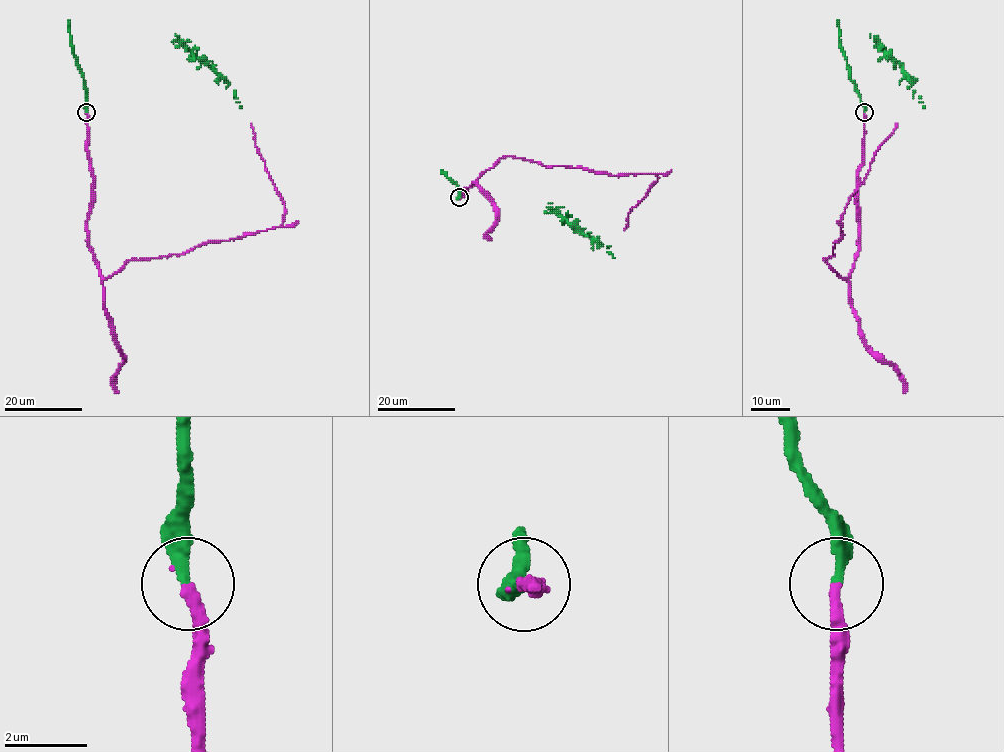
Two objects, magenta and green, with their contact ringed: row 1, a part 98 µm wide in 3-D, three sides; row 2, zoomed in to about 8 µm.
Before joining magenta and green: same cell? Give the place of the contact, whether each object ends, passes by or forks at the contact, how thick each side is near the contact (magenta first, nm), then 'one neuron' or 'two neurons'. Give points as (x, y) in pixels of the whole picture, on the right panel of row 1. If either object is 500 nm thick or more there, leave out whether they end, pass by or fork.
at (864, 112); magenta ends there; green ends there; 280 nm thick on the magenta side, 280 nm on the other; one neuron

